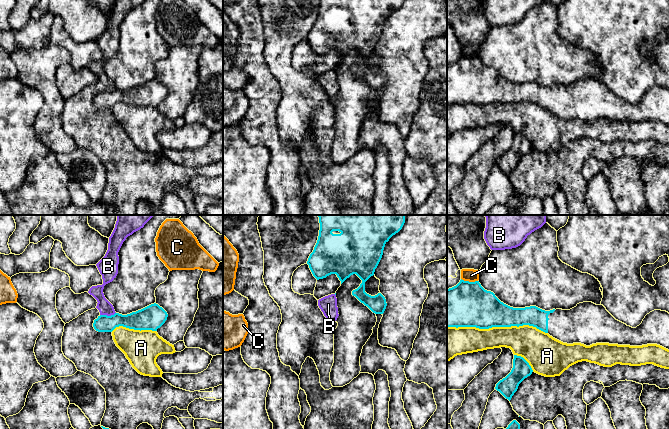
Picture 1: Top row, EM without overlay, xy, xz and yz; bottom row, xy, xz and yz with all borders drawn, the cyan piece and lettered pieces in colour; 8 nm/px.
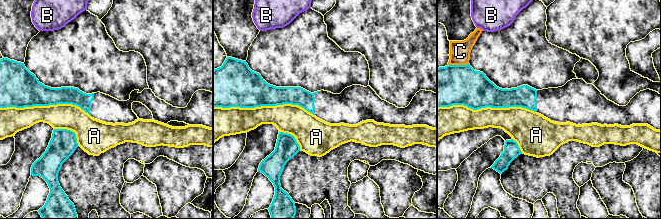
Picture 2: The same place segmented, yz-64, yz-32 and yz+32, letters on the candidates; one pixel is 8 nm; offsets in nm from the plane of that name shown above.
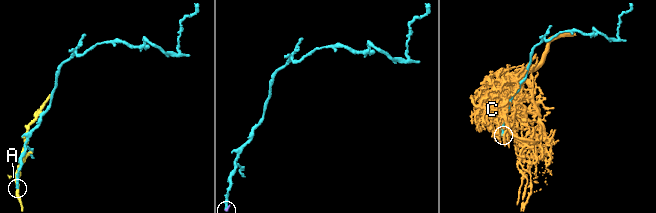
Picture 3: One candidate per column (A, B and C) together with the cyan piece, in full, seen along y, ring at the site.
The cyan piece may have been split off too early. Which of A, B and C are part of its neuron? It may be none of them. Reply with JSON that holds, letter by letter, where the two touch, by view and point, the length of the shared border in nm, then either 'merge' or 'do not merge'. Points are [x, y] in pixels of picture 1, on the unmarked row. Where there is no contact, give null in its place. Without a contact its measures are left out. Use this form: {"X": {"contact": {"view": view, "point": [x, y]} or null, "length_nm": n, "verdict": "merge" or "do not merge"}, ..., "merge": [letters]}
{"A": {"contact": {"view": "yz", "point": [497, 102]}, "length_nm": 800, "verdict": "do not merge"}, "B": {"contact": {"view": "xy", "point": [106, 91]}, "length_nm": 130, "verdict": "do not merge"}, "C": {"contact": {"view": "yz", "point": [468, 57]}, "length_nm": 140, "verdict": "do not merge"}, "merge": []}

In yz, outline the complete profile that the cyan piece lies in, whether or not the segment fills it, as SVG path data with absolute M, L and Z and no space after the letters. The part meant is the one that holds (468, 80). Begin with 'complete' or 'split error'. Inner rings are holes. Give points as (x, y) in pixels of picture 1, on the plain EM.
split error | M479 57L460 58L447 65L447 103L511 103L529 101L548 109L553 114L567 120L581 119L590 122L596 119L642 122L657 120L669 126L669 89L654 86L647 90L636 104L616 96L603 81L592 78L577 80L570 86L542 86L536 82L513 84L501 78L493 68L485 66Z

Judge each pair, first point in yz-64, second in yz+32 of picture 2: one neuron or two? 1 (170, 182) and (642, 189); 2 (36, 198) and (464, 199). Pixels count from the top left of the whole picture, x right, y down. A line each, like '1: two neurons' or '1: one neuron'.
1: two neurons
2: two neurons

